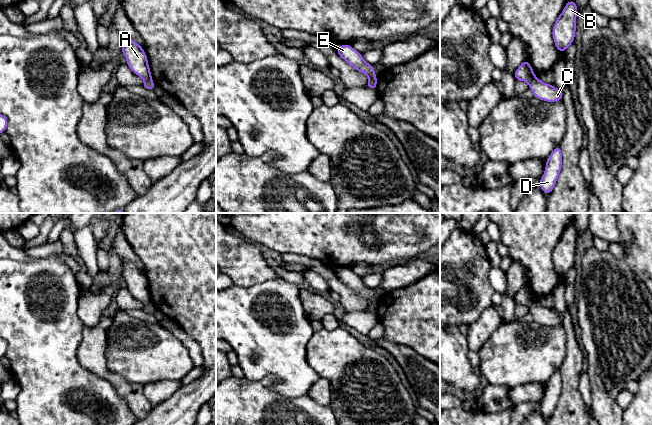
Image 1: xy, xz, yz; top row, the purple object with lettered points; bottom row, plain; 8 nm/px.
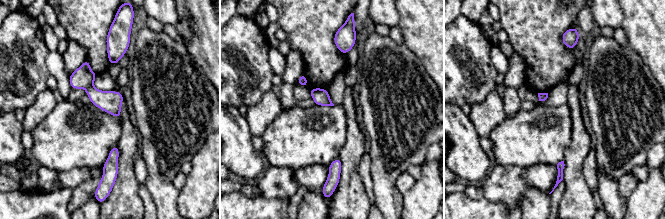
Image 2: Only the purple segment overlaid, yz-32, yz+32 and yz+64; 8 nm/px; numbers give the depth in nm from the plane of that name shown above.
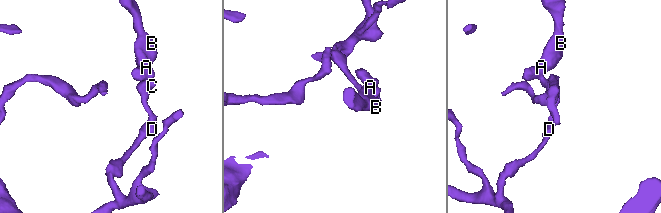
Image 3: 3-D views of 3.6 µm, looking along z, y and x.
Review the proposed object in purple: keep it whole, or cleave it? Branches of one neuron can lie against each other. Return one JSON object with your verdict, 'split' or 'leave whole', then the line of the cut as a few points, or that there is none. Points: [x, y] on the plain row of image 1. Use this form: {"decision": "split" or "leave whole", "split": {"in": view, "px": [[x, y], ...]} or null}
{"decision": "split", "split": {"in": "xz", "px": [[376, 302], [368, 305]]}}

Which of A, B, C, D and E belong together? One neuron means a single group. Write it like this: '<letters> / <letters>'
A B E / C D

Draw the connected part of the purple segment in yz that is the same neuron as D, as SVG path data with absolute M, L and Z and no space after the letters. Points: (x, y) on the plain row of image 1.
M557 369L546 384L545 395L539 406L539 411L546 420L552 416L561 393L562 375L560 369Z

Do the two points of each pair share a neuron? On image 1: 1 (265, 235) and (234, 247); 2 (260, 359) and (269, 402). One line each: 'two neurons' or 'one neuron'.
1: two neurons
2: two neurons

